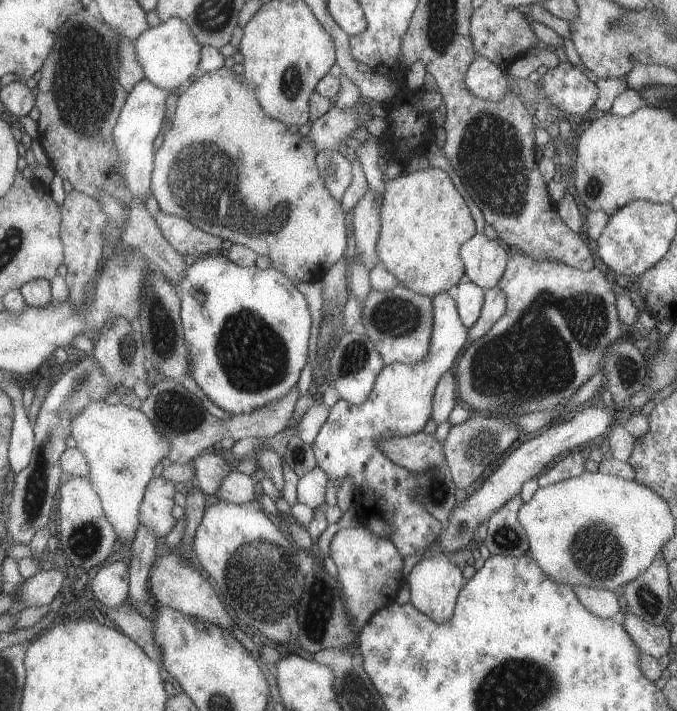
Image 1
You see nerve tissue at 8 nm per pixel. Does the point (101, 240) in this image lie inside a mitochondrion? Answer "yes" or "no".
no

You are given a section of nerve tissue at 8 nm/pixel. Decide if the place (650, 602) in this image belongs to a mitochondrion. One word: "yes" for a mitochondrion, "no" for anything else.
yes

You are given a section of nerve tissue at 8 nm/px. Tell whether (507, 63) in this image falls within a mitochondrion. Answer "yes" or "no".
no

